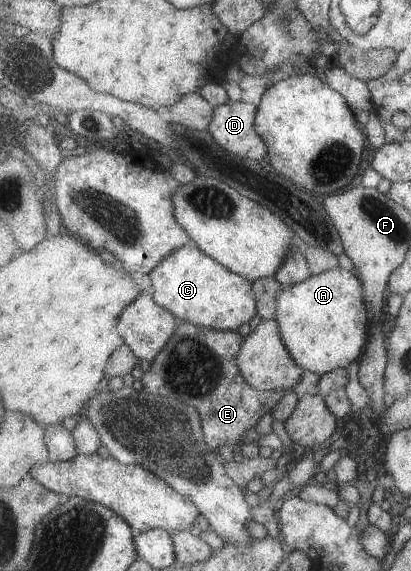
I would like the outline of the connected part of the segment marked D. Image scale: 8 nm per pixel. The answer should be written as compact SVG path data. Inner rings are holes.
M228 100L215 107L208 133L232 157L259 163L269 154L269 148L255 128L257 112L256 105L252 103Z

